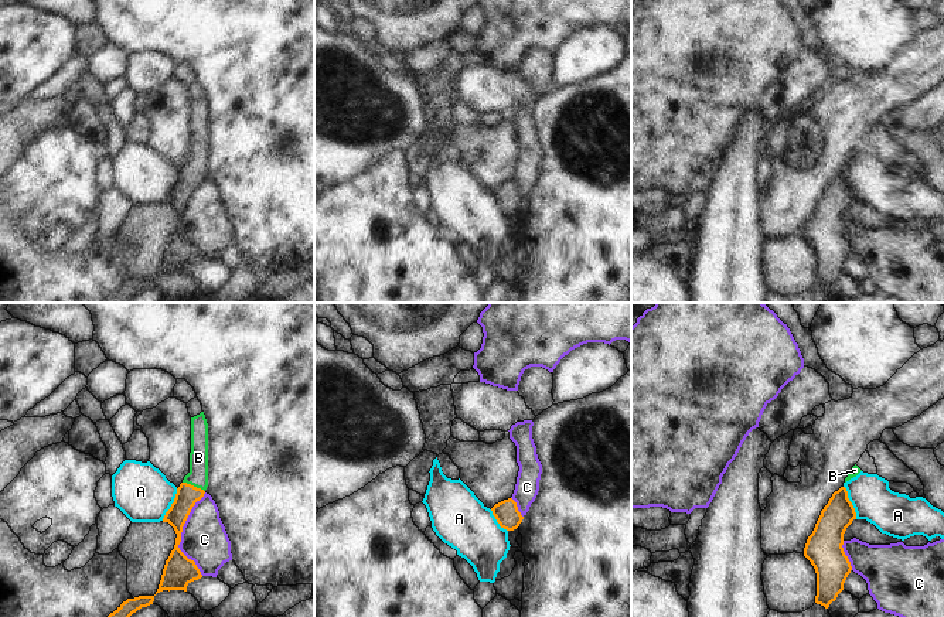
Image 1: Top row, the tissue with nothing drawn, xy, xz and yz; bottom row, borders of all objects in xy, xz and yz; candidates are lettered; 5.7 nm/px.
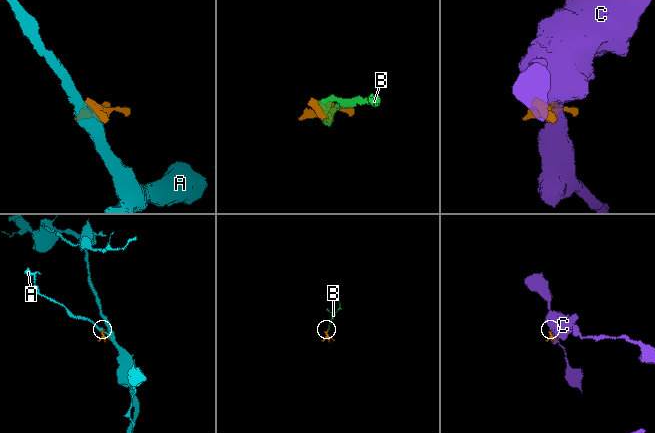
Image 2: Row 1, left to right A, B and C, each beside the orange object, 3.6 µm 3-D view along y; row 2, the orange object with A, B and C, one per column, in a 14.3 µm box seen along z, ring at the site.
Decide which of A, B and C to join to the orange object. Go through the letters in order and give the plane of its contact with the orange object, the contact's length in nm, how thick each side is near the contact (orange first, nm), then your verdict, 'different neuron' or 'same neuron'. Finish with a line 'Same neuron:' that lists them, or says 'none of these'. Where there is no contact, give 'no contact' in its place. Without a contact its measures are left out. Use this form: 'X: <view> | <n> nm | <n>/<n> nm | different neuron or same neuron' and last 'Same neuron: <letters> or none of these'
A: yz | 200 nm | 190/240 nm | different neuron
B: xy | 140 nm | 120/110 nm | same neuron
C: xy | 480 nm | 180/260 nm | different neuron
Same neuron: B

